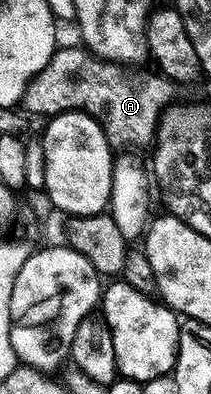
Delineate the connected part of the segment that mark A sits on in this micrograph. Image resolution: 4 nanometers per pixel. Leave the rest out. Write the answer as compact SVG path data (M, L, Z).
M86 47L78 48L56 48L49 63L25 87L22 108L42 119L53 118L58 113L88 113L105 131L112 150L135 151L131 149L143 149L146 145L148 148L154 142L164 109L176 100L176 82L158 71L134 77L126 64L97 57Z

